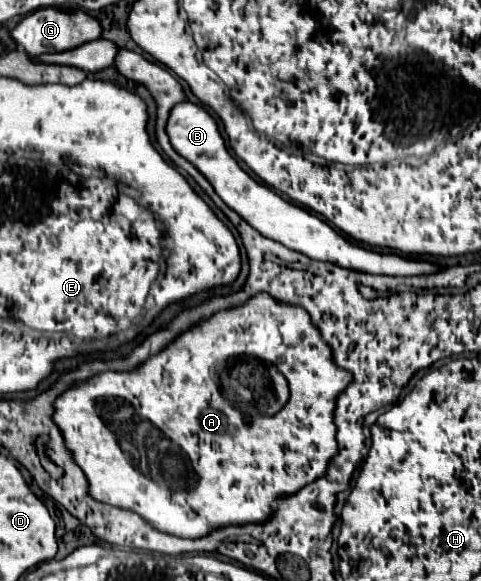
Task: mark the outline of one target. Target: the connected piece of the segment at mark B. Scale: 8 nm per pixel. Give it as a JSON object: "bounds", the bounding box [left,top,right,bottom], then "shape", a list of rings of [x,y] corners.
{"bounds":[166,102,442,276],"shape":[[[182,102],[170,112],[170,120],[166,126],[166,132],[170,136],[170,142],[174,150],[190,160],[206,178],[212,182],[216,194],[232,208],[236,210],[250,226],[256,226],[260,234],[266,238],[272,238],[274,242],[280,242],[282,246],[288,246],[290,250],[296,250],[300,254],[306,254],[312,260],[318,262],[332,262],[346,270],[366,272],[366,274],[380,274],[380,276],[430,276],[438,274],[442,266],[424,262],[424,260],[412,260],[406,256],[400,256],[396,252],[374,252],[370,248],[352,244],[346,240],[340,232],[336,232],[330,224],[320,220],[318,216],[306,212],[304,208],[280,198],[274,190],[268,186],[256,182],[250,178],[236,162],[234,156],[230,156],[224,138],[218,132],[216,120],[204,110],[202,106],[196,106],[192,102]]]}

